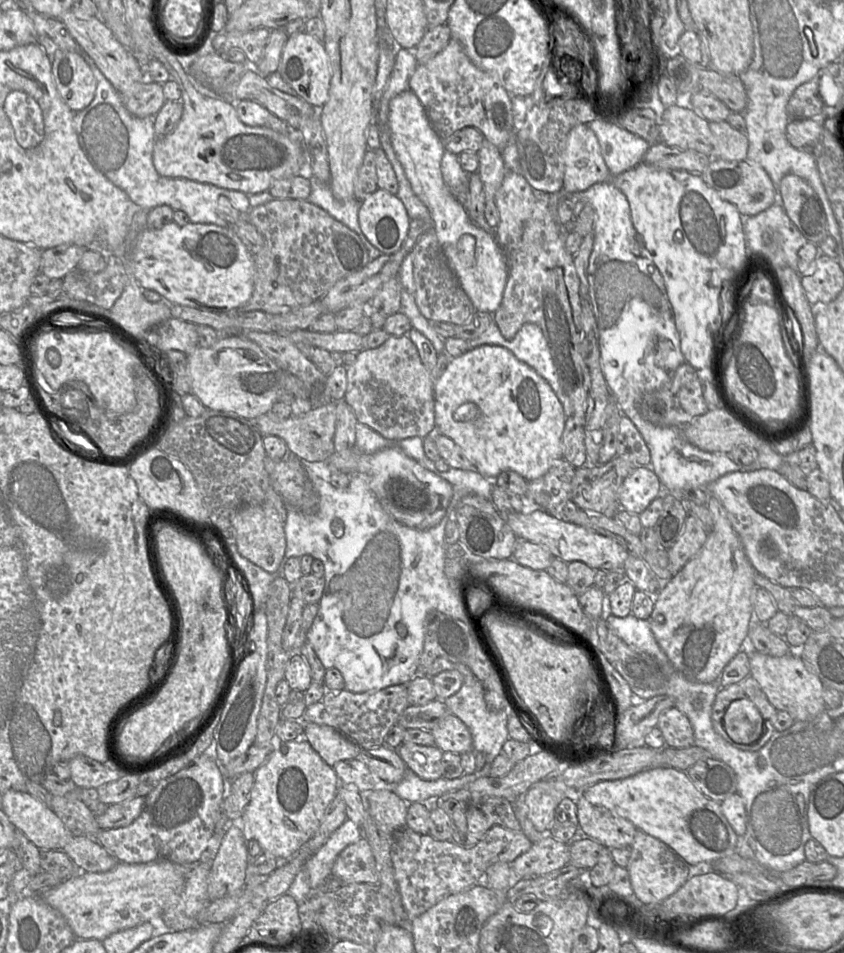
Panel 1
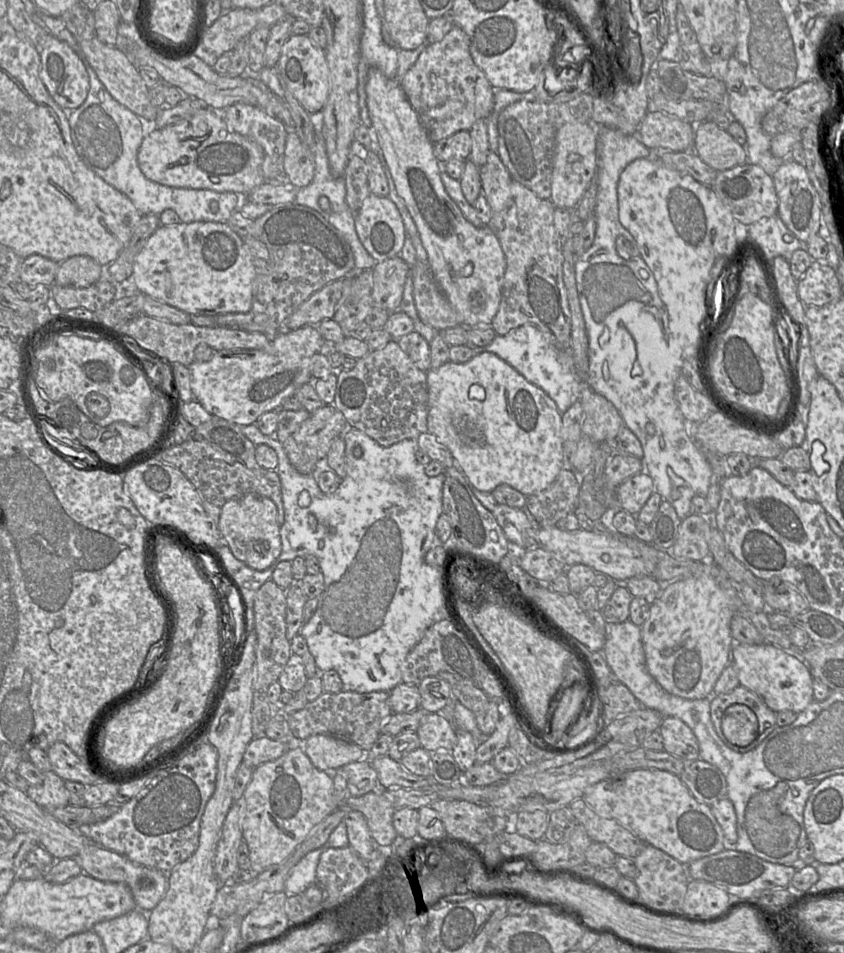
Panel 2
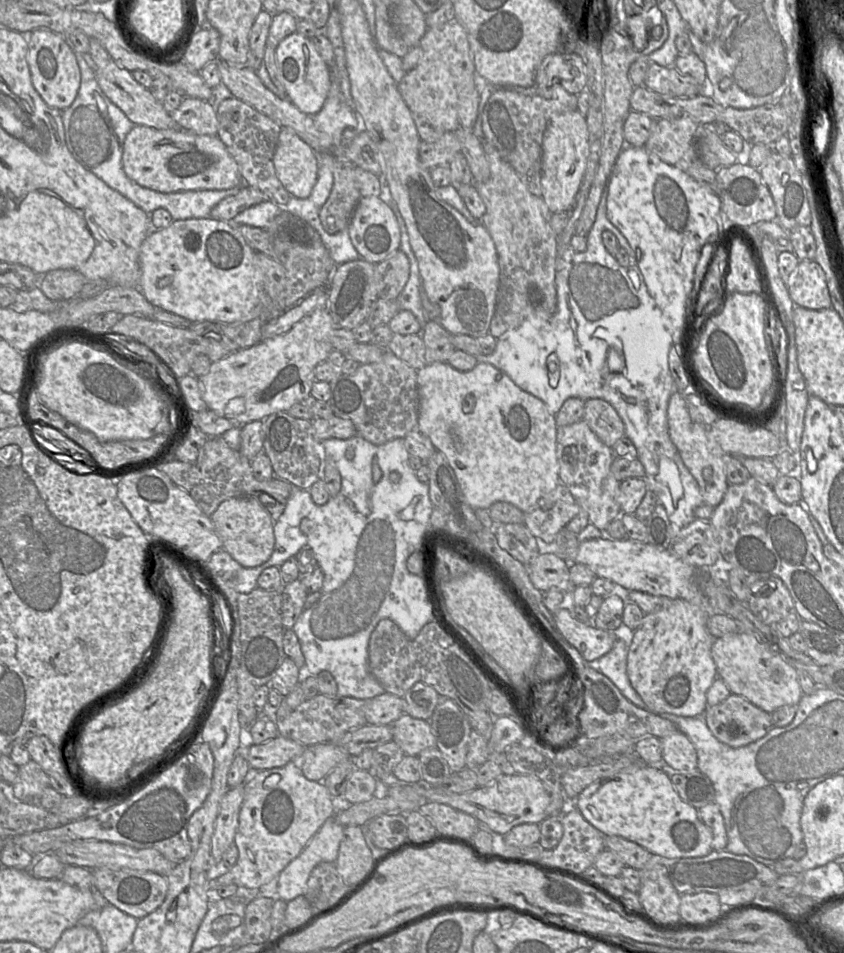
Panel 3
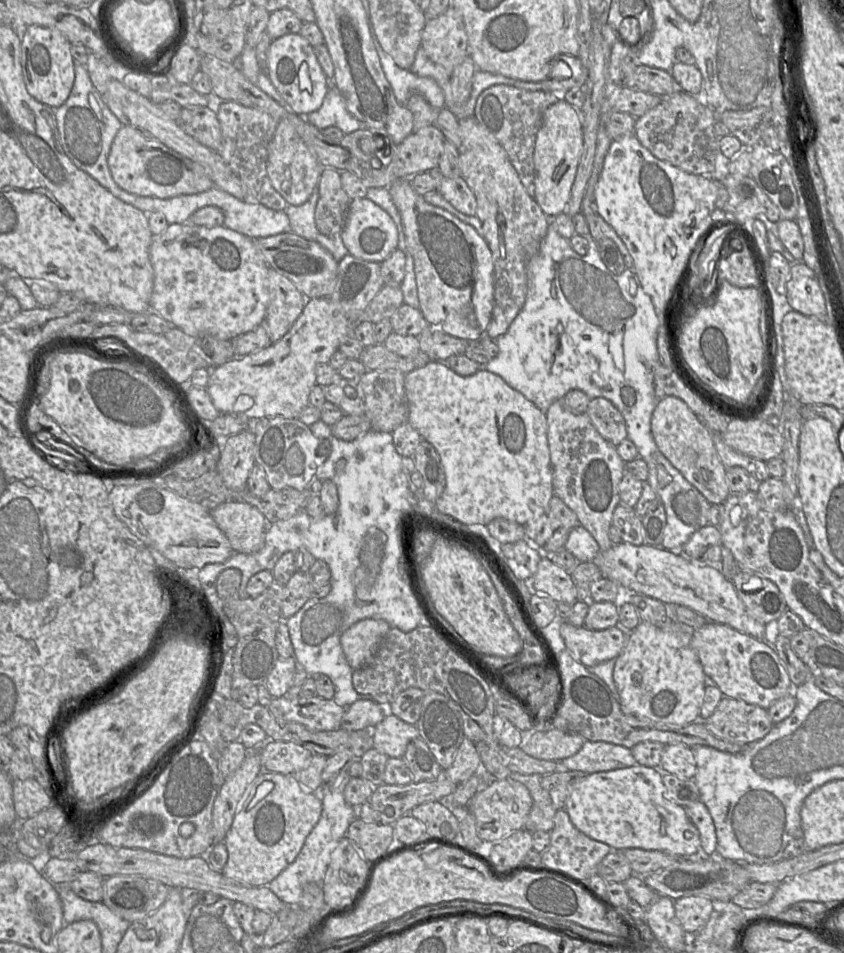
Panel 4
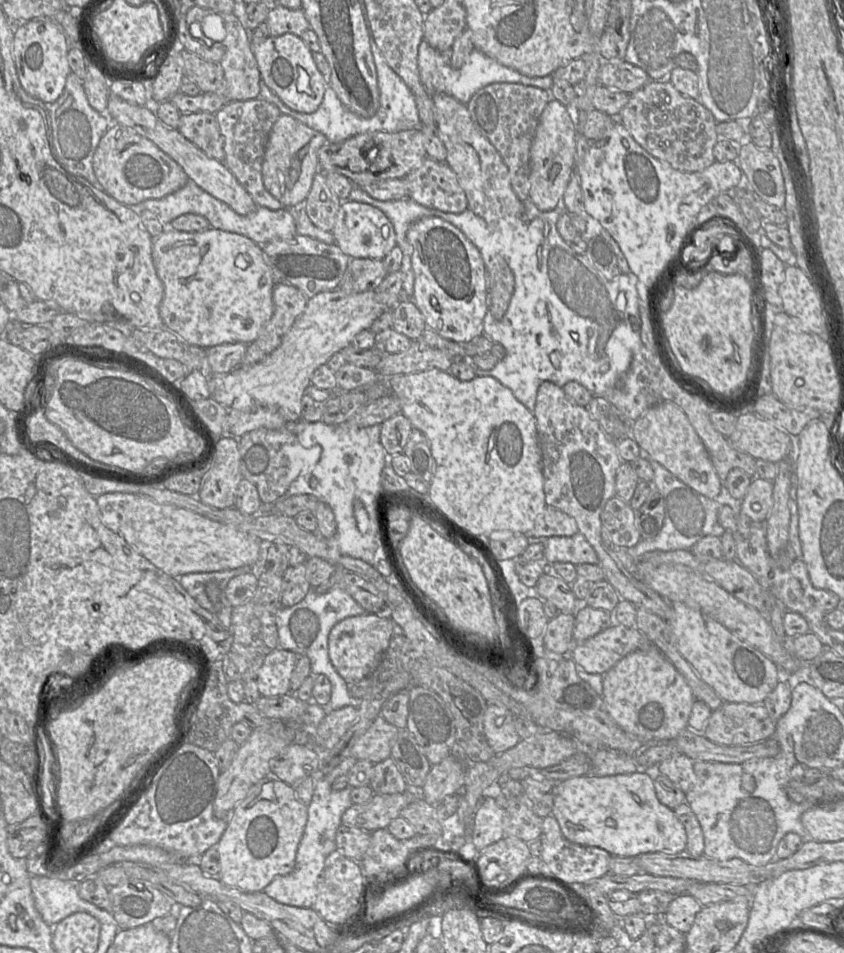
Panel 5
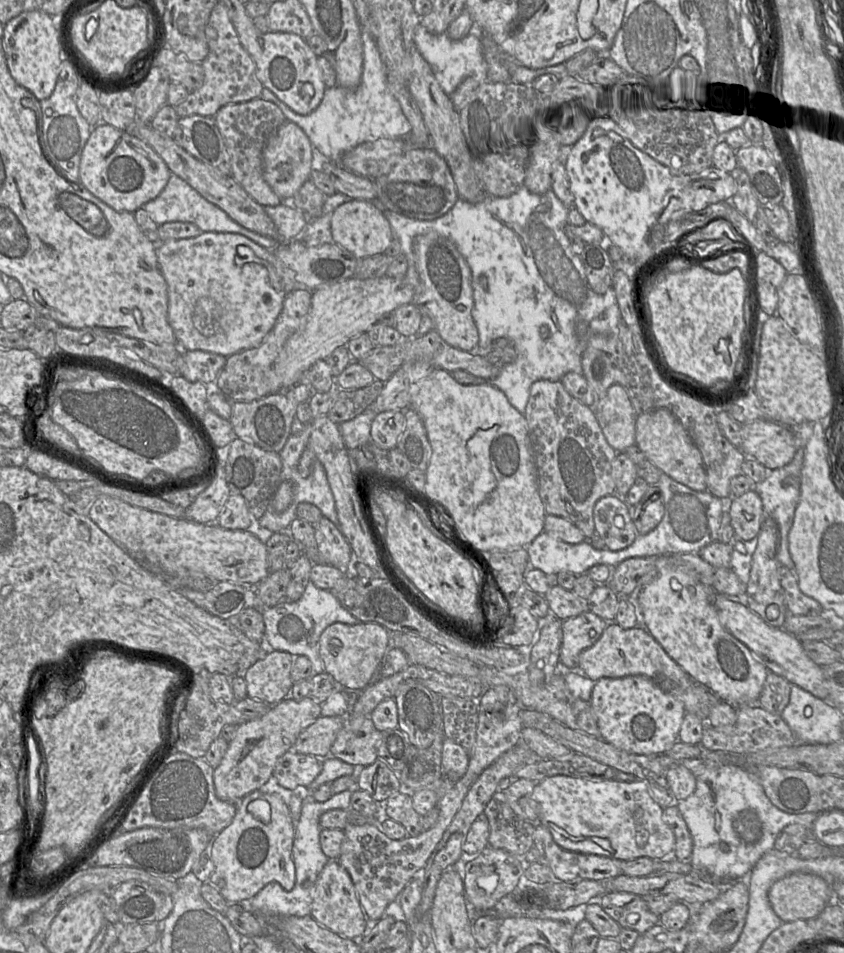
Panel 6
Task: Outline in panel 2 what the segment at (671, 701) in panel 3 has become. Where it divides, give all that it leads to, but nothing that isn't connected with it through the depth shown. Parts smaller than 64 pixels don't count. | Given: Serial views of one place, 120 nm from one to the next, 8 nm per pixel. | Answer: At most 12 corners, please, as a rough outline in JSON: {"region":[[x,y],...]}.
{"region":[[664,584],[640,626],[664,690],[711,697],[731,662],[739,585]]}

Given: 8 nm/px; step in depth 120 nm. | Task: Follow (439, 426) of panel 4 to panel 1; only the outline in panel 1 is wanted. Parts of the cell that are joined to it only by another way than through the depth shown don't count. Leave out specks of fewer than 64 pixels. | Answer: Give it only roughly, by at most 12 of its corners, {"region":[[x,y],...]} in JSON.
{"region":[[504,347],[450,359],[437,433],[490,480],[563,458],[566,419]]}

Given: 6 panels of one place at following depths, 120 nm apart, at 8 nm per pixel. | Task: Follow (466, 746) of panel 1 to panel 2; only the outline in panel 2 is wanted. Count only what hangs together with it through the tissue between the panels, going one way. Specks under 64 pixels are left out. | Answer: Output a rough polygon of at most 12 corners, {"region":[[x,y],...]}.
{"region":[[426,713],[416,731],[421,748],[451,751],[456,727],[442,713]]}

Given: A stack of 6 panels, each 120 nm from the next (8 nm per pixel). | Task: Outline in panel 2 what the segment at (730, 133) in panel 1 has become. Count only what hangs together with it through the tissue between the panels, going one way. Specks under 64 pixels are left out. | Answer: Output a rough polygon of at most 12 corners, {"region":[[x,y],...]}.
{"region":[[710,120],[693,151],[716,172],[747,162],[745,147]]}

